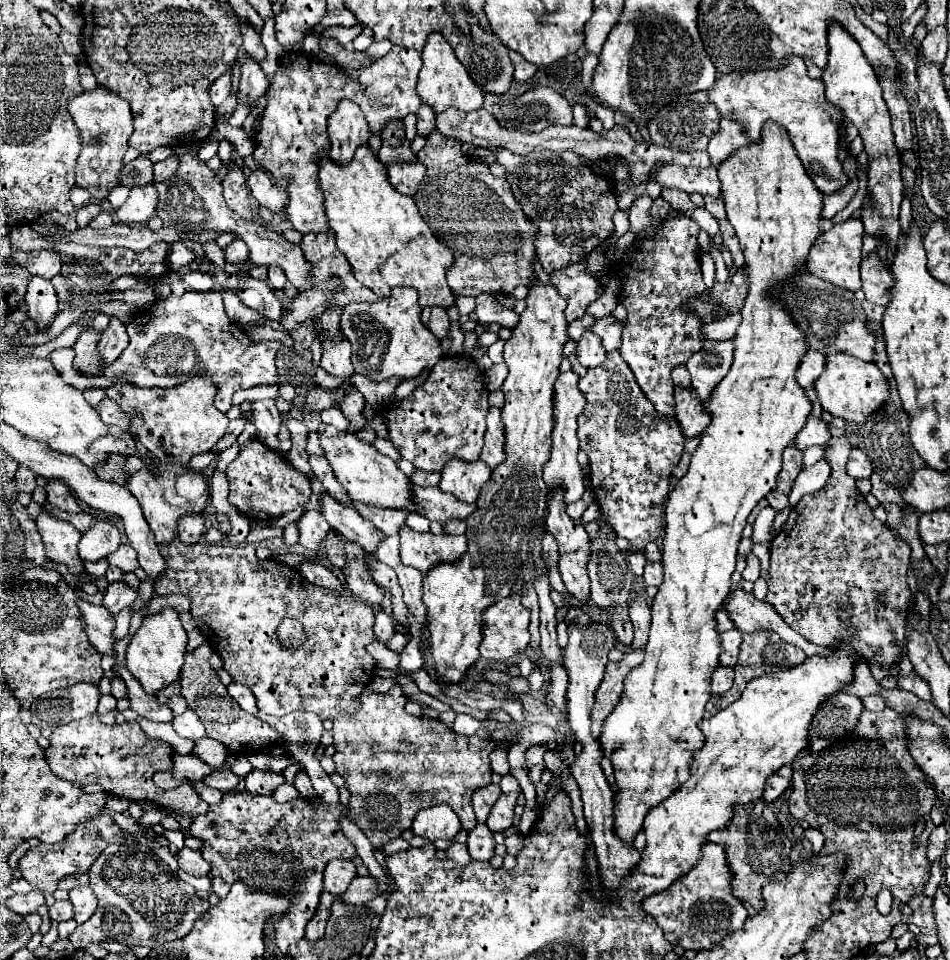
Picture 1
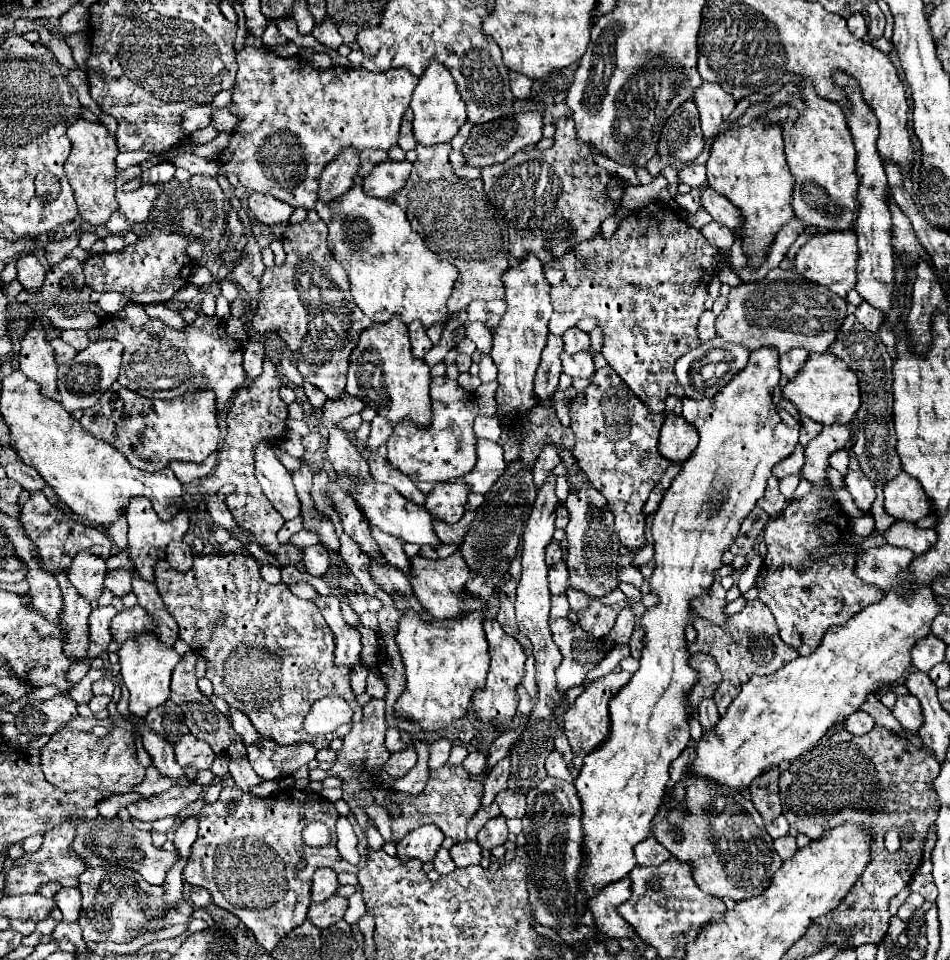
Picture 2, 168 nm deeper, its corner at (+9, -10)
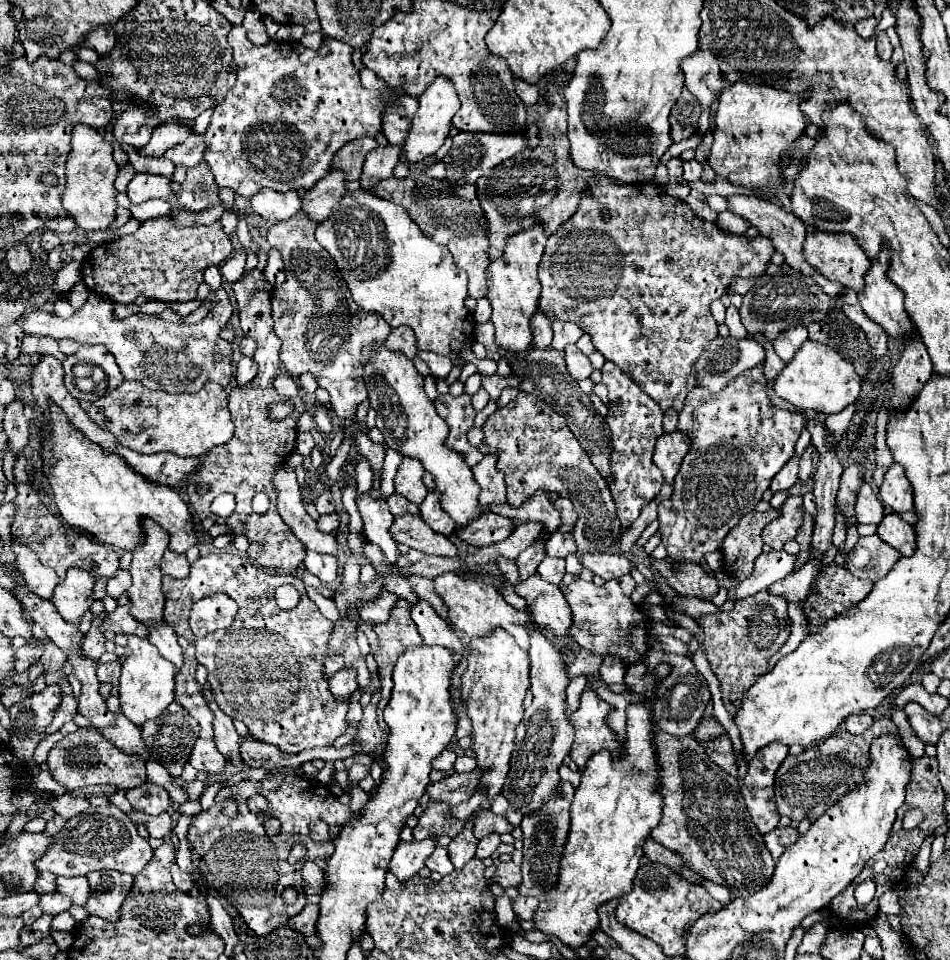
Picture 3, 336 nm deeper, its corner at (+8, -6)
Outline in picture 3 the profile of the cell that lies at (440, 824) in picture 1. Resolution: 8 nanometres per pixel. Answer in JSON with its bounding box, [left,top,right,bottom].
[389,835,437,881]

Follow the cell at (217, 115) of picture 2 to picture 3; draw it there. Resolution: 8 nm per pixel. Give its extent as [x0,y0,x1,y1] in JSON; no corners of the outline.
[163,133,207,167]

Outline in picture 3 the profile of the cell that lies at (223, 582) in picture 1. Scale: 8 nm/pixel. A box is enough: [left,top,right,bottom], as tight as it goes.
[163,553,349,753]

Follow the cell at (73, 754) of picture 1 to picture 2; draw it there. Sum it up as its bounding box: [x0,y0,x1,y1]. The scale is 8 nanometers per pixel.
[40,727,146,793]

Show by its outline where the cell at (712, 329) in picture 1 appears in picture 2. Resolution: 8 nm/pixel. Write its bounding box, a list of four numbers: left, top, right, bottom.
[716,269,846,353]

